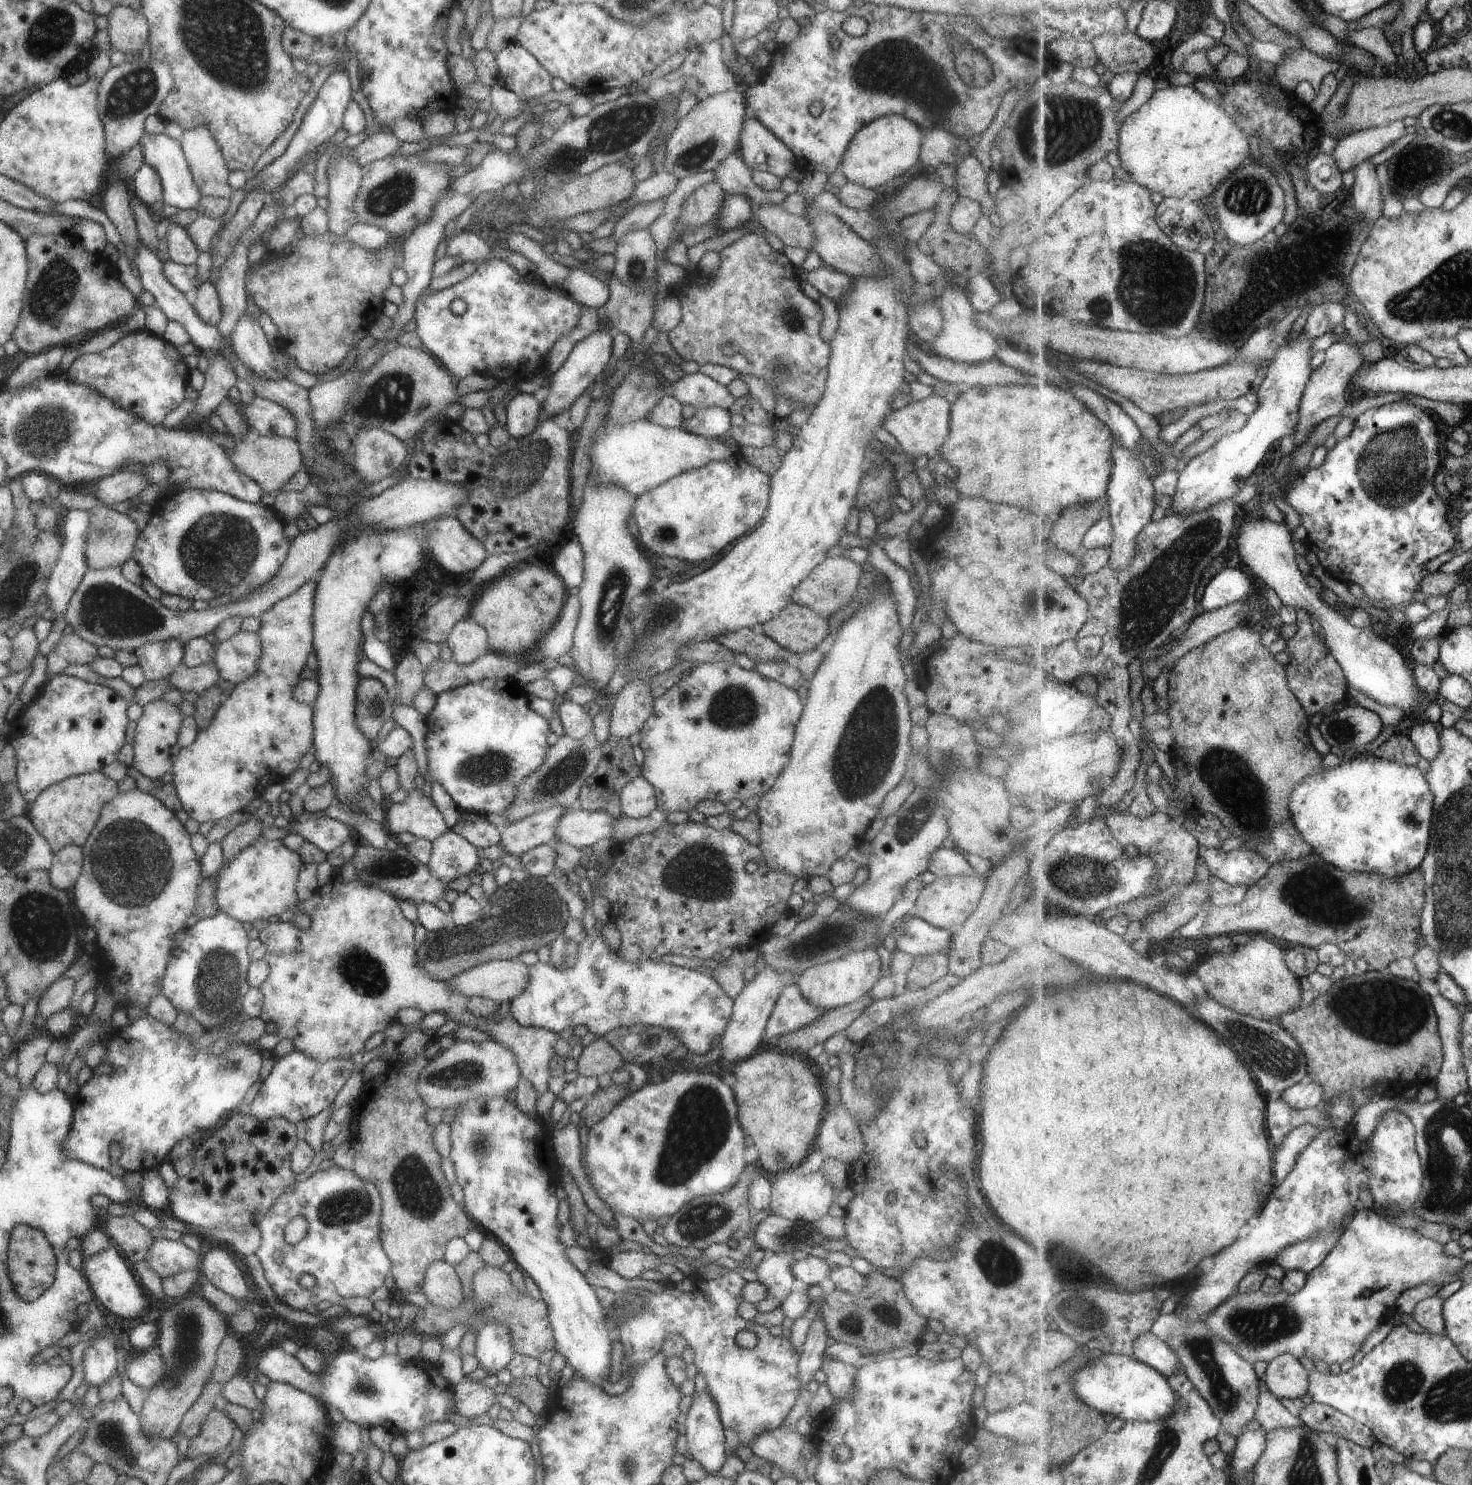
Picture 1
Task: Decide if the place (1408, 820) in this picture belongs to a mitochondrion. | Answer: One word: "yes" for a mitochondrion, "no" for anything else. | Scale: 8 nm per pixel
yes

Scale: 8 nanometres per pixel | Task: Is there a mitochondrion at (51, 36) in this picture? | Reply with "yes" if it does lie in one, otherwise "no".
yes

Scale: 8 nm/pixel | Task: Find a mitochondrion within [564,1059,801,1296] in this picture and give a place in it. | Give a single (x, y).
(701, 1125)

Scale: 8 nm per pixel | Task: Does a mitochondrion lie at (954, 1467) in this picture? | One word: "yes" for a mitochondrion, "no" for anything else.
no

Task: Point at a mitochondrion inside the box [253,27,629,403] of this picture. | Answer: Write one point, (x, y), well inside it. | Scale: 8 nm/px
(397, 191)

